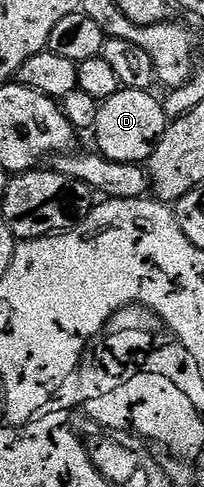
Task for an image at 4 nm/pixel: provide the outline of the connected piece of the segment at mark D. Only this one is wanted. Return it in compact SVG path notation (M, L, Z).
M121 89L114 93L114 97L103 100L98 109L98 121L94 132L95 150L110 161L147 164L170 122L167 113L164 112L163 102L159 98L156 100L154 96L152 91Z

